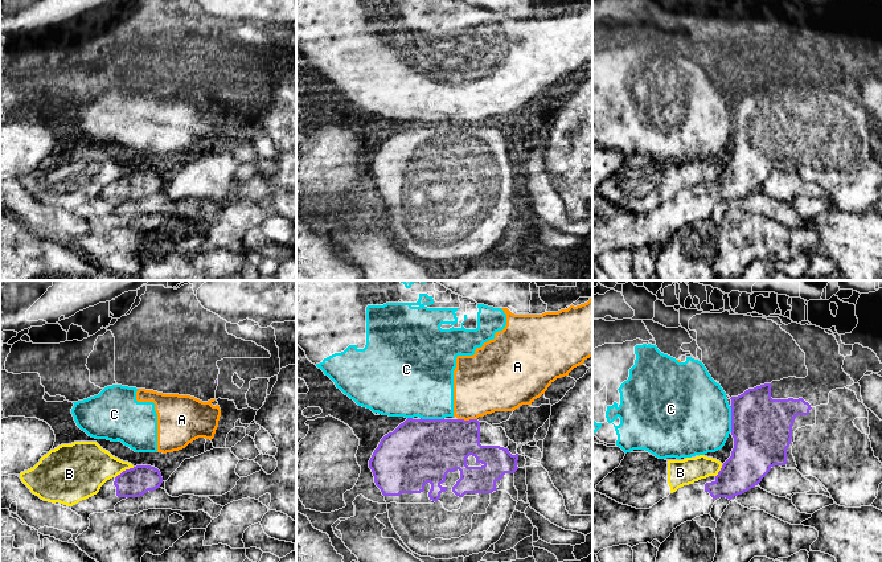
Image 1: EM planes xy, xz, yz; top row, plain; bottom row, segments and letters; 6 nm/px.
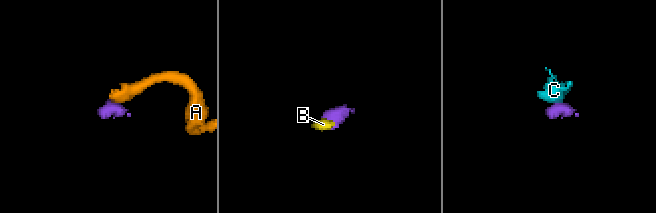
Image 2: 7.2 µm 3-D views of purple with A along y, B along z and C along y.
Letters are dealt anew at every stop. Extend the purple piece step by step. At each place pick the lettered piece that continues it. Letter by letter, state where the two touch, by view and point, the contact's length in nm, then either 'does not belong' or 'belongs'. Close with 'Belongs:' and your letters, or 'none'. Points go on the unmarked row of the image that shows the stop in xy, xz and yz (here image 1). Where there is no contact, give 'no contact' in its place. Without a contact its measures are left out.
A: xz (467, 124) | 120 nm | does not belong
B: xy (126, 173) | 140 nm | does not belong
C: yz (731, 123) | 160 nm | does not belong
Belongs: none

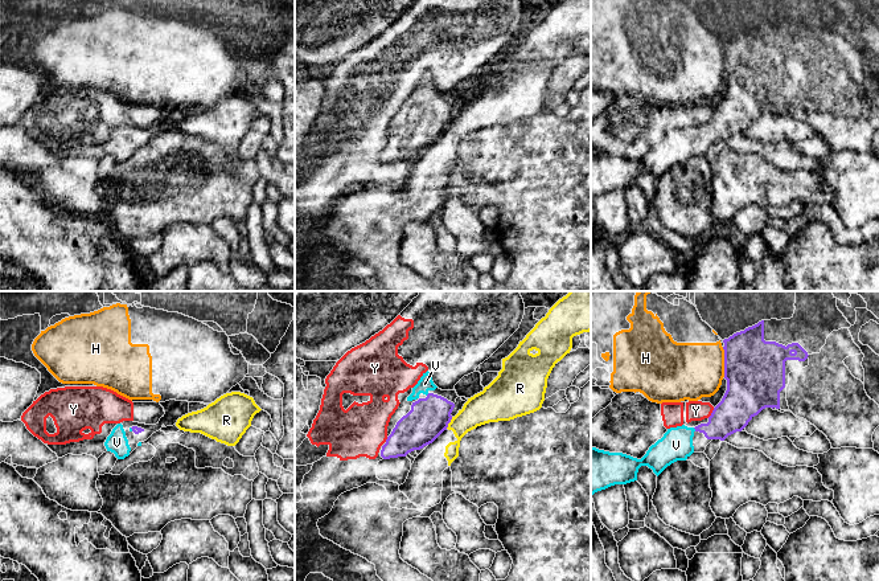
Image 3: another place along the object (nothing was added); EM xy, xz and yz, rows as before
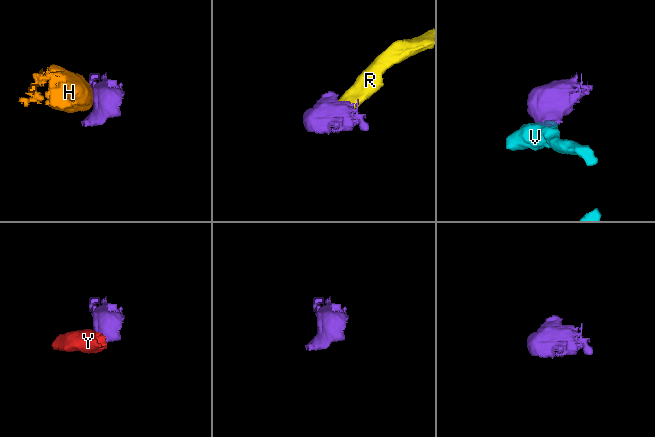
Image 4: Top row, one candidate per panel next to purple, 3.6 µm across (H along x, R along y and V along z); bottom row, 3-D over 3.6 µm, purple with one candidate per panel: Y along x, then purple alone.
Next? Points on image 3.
H: yz (725, 65) | 180 nm | does not belong
R: xz (450, 125) | 80 nm | does not belong
V: yz (694, 131) | 30 nm | belongs
Y: yz (711, 117) | 80 nm | does not belong
Belongs: V

